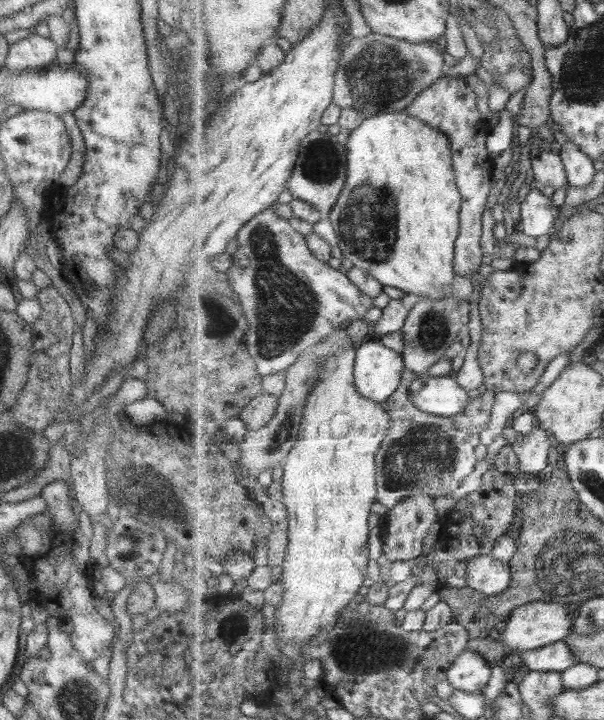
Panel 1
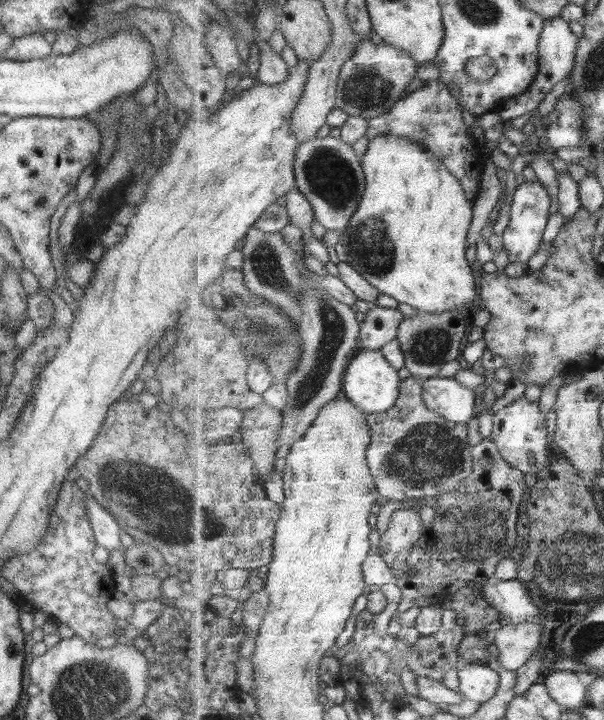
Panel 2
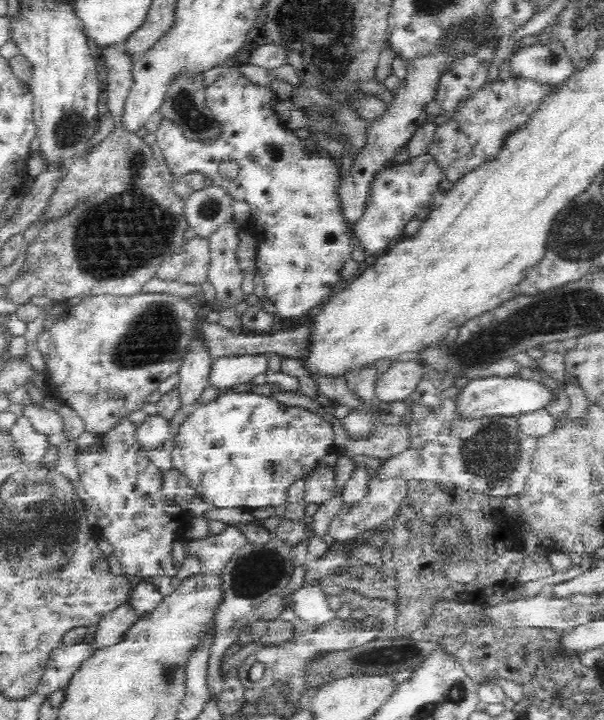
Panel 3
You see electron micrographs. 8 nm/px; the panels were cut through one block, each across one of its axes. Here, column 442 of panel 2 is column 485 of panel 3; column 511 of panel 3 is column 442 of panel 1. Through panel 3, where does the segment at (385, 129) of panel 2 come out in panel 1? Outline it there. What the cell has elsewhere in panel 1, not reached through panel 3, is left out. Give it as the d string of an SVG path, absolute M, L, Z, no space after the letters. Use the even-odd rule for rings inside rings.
M442 76L431 87L421 94L405 110L409 116L431 124L448 136L453 150L453 165L456 170L457 186L464 202L460 212L460 235L456 240L456 260L454 267L457 275L473 278L475 272L480 272L483 266L483 249L481 250L481 236L484 231L485 204L491 192L492 162L487 141L494 127L483 118L477 108L477 96L469 82L461 77Z

